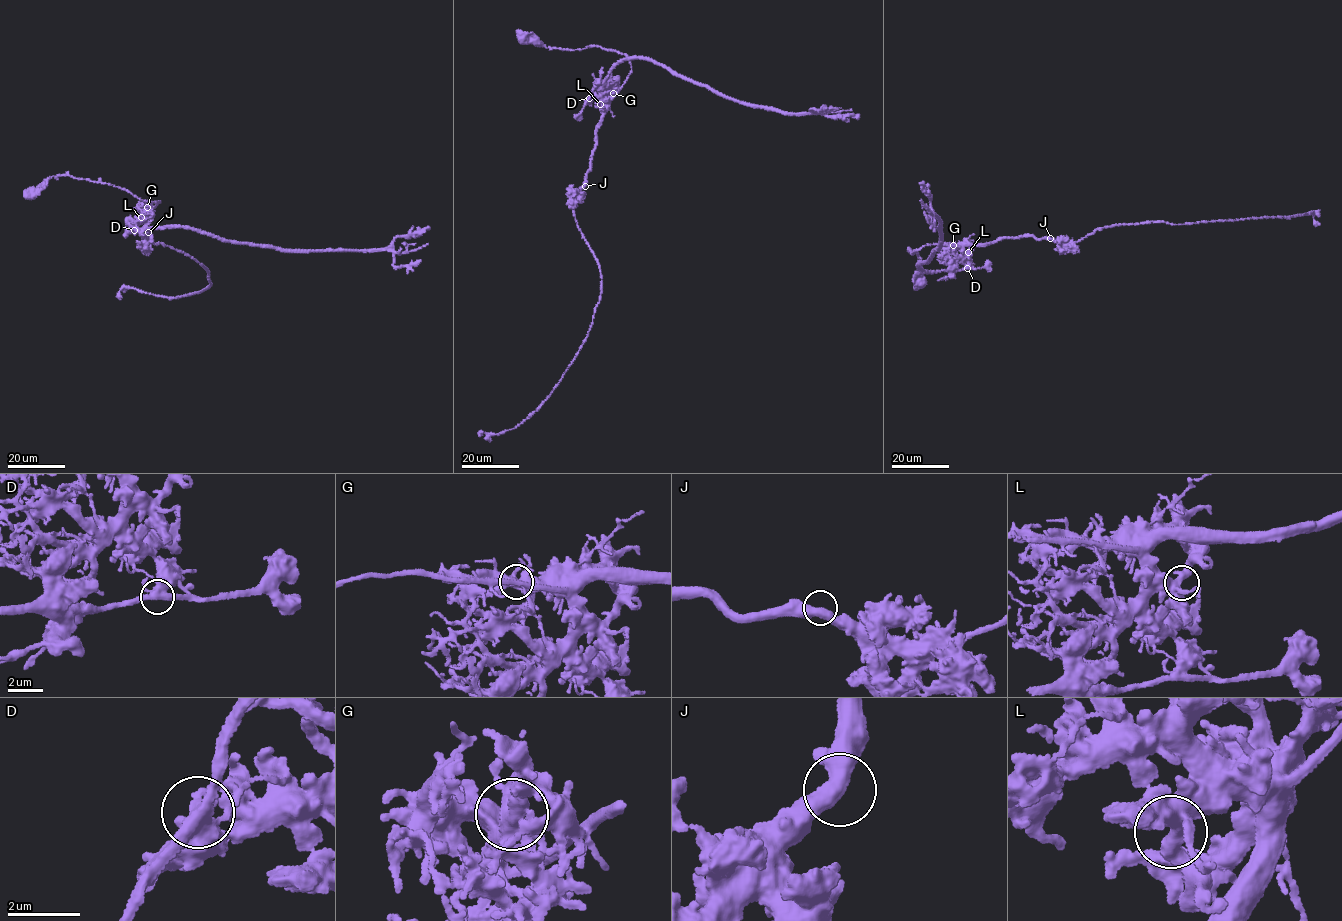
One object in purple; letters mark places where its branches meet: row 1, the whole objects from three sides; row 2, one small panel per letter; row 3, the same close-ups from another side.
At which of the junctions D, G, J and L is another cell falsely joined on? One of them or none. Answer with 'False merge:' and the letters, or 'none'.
False merge: D

